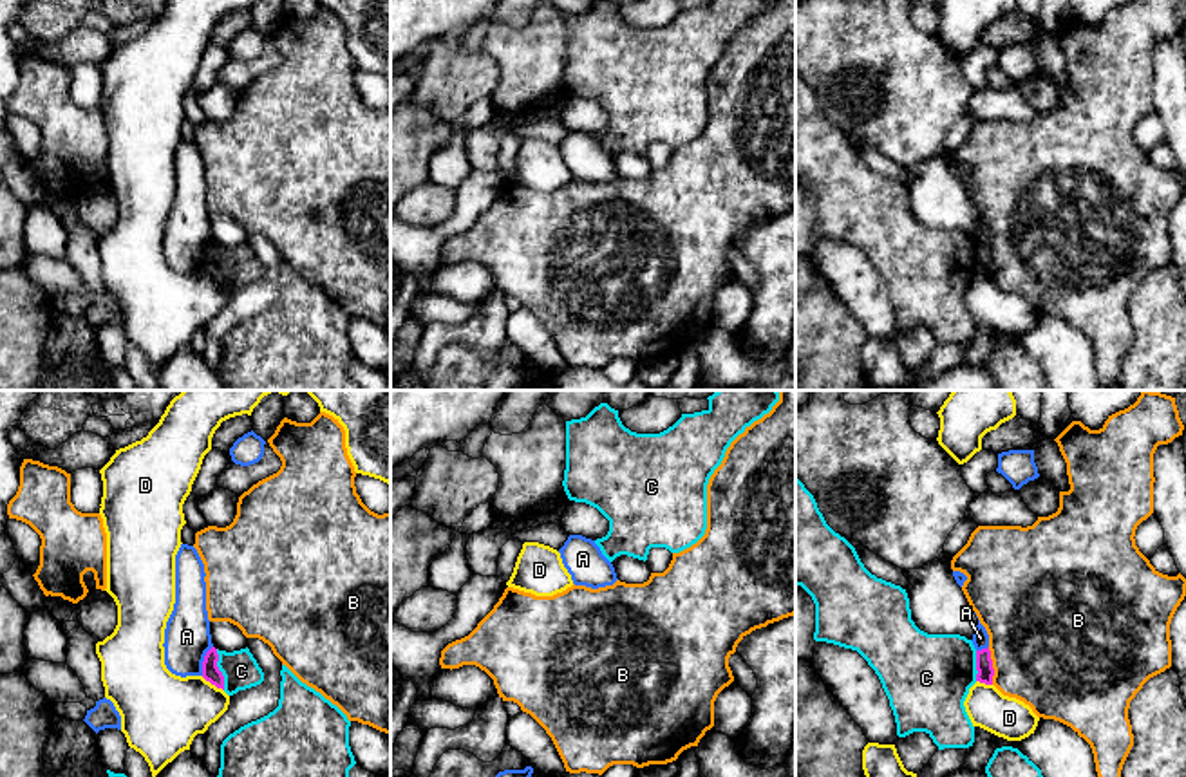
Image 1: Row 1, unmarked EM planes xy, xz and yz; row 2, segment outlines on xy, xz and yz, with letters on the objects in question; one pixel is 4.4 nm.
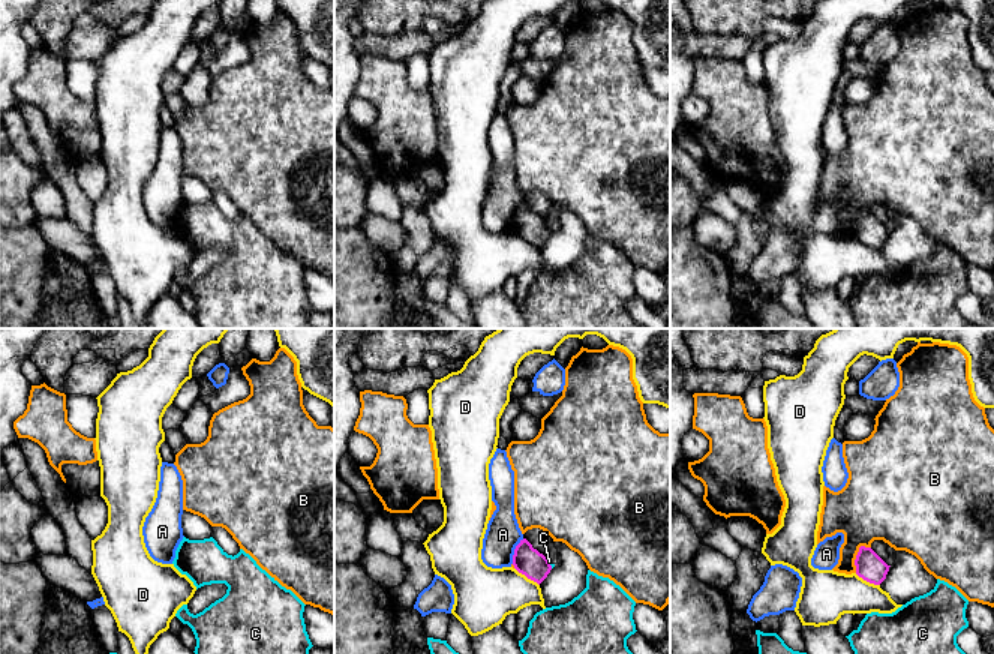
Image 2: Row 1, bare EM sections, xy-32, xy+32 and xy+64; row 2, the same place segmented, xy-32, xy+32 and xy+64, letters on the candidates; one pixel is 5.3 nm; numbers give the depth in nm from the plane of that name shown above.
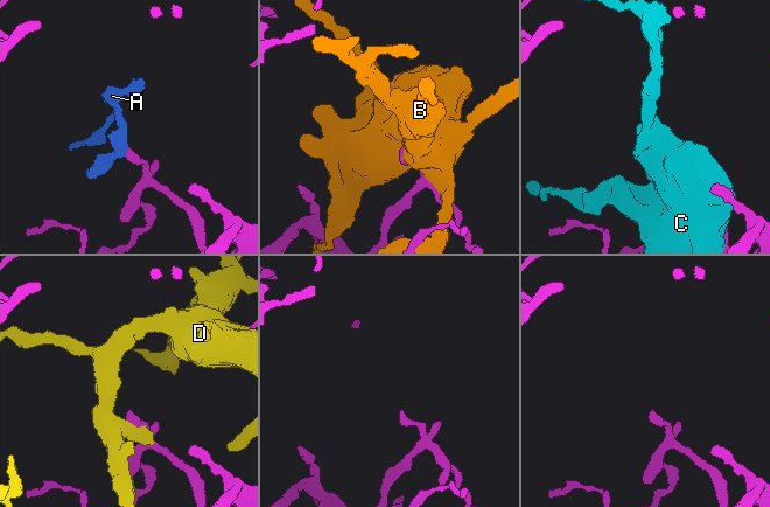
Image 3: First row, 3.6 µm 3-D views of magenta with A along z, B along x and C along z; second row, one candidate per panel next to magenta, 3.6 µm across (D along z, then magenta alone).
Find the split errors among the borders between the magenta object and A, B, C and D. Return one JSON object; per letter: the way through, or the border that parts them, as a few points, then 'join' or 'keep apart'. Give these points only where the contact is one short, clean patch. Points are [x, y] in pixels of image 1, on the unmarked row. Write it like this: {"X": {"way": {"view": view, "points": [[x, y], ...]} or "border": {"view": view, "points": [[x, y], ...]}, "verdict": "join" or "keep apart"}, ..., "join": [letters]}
{"A": {"border": {"view": "xy", "points": [[212, 241], [205, 252], [201, 270]]}, "verdict": "keep apart"}, "B": {"verdict": "keep apart"}, "C": {"verdict": "keep apart"}, "D": {"verdict": "keep apart"}, "join": []}

